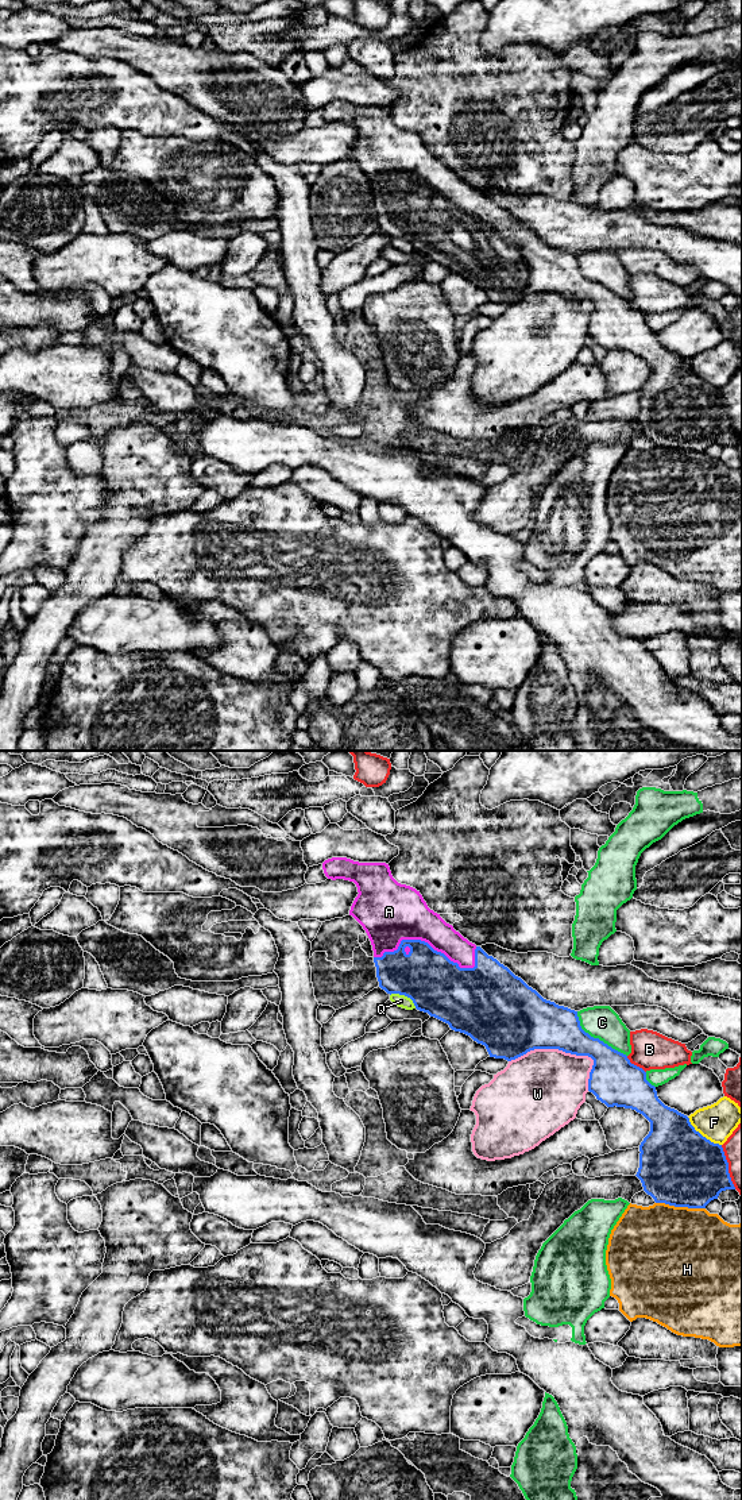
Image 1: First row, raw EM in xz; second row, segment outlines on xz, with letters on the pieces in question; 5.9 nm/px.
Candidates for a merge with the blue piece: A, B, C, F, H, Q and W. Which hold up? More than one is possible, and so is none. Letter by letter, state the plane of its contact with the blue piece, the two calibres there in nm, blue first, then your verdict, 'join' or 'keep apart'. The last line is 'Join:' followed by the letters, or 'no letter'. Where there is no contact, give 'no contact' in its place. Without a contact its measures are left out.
A: xz | 340/280 nm | join
B: xz | 300/220 nm | keep apart
C: xz | 280/200 nm | keep apart
F: xz | 460/220 nm | keep apart
H: xz | 460/500 nm | keep apart
Q: xz | 340/80 nm | keep apart
W: xz | 360/480 nm | keep apart
Join: A

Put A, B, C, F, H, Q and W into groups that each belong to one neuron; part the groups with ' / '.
A / B / C / F / H / Q / W

